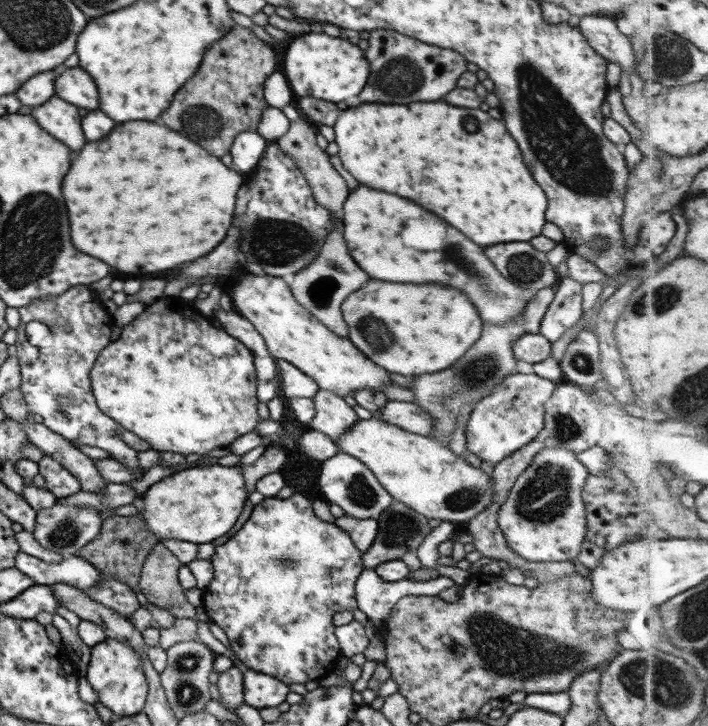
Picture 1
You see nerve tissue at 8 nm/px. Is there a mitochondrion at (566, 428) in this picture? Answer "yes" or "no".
yes

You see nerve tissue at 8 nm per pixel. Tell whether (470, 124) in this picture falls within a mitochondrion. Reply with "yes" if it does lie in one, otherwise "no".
yes

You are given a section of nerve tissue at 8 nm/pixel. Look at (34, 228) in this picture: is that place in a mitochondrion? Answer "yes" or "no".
yes

